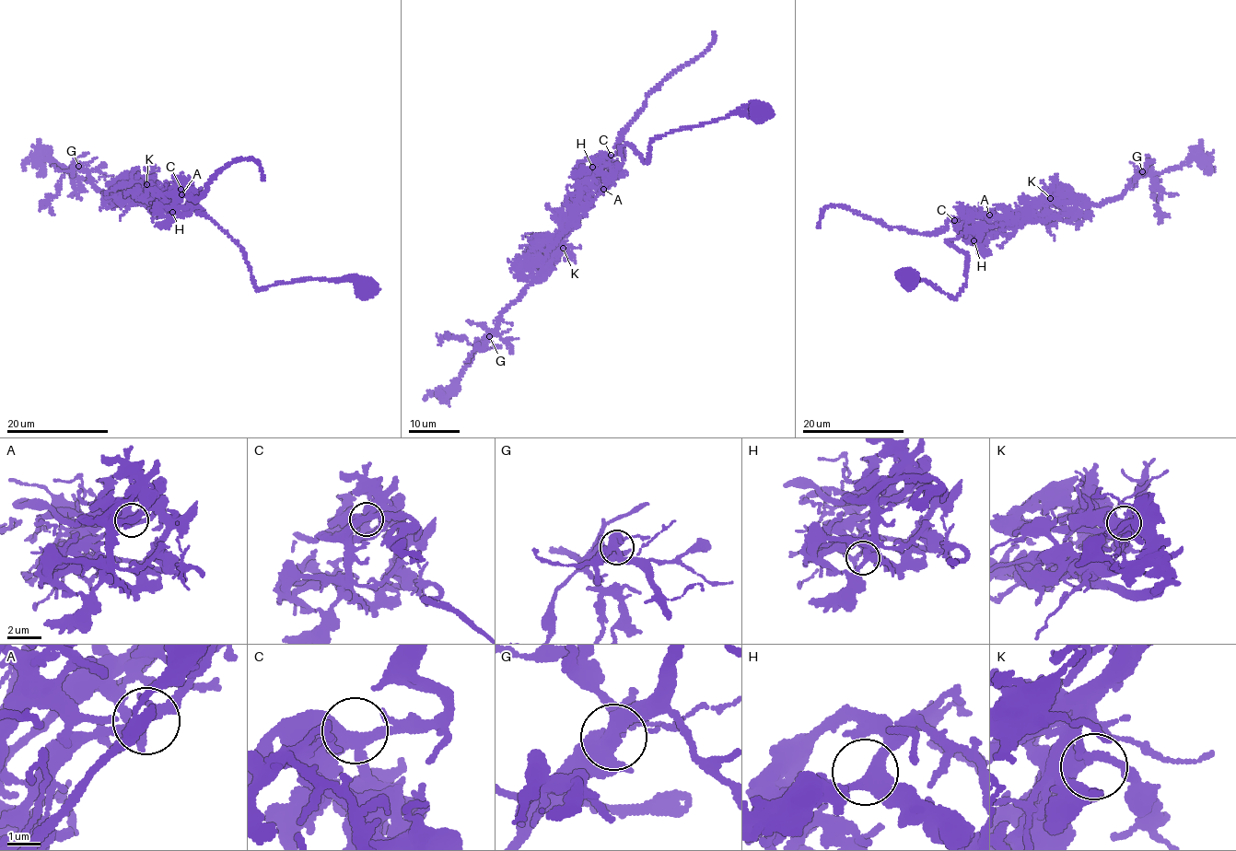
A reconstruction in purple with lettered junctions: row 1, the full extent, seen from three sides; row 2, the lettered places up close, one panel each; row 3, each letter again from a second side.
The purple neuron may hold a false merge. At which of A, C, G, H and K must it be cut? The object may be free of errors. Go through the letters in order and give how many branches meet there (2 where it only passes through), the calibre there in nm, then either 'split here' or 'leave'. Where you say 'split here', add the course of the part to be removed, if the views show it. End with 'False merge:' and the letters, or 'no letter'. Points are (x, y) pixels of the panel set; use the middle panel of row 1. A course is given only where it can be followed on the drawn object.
A: 3 | 300 nm | split here | (603, 190), (613, 171), (596, 164), (567, 227), (539, 250), (551, 259), (546, 273), (520, 275), (543, 258)
C: 3 | 340 nm | leave
G: 3 | 320 nm | leave
H: 3 | 320 nm | leave
K: 2 | 200 nm | leave
False merge: A

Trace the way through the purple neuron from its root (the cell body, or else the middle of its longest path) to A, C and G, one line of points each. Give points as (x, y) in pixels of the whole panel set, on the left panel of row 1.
A: (367, 288), (347, 278), (307, 279), (260, 289), (243, 249), (198, 214), (203, 211), (196, 198), (181, 194)
C: (367, 288), (347, 278), (307, 279), (260, 289), (243, 249), (198, 214), (203, 211), (196, 198), (180, 189)
G: (367, 288), (347, 278), (260, 289), (243, 249), (200, 208), (117, 197), (78, 166)

